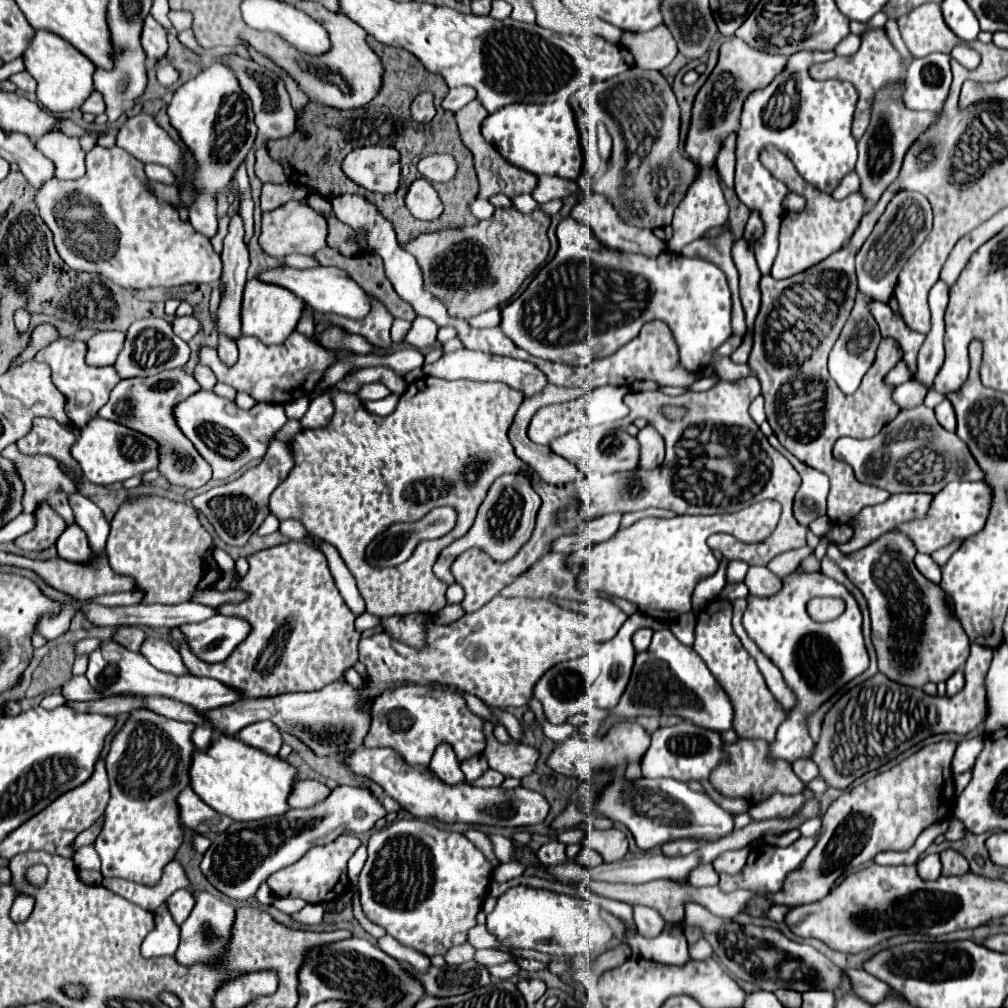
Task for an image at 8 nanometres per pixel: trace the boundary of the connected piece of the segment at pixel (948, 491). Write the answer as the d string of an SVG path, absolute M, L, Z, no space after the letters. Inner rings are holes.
M954 481L954 483L948 483L934 497L930 513L928 513L926 519L914 519L914 521L898 525L896 529L908 533L908 537L914 541L918 553L928 553L930 555L936 549L948 545L950 541L954 541L958 537L966 539L966 537L978 533L986 523L990 505L992 505L992 487L988 487L988 483L984 483L984 481L976 481L976 483Z

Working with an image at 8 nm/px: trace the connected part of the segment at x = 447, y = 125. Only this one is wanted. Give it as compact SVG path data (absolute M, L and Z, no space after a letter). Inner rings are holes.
M370 35L366 37L366 43L372 45L372 51L380 57L382 67L384 67L384 79L382 79L382 87L380 87L376 99L372 99L372 103L368 103L364 107L344 109L344 111L320 105L320 103L308 103L302 109L302 115L296 119L296 129L292 135L266 143L268 155L272 159L280 161L286 177L292 183L302 183L306 187L312 187L316 193L324 195L326 199L334 199L338 195L352 193L352 195L362 195L370 203L376 203L378 211L392 223L398 243L412 241L414 237L418 237L424 231L440 231L446 227L462 227L468 223L476 223L478 219L472 217L472 213L468 209L468 203L478 195L478 177L476 177L476 171L472 165L472 153L460 141L454 113L448 113L440 107L440 101L448 93L448 85L444 83L444 79L440 75L426 71L426 67L410 51L404 51L400 47L396 49L396 47L382 45L376 39L372 39ZM424 91L430 91L434 95L434 105L436 105L436 117L428 125L416 123L410 117L410 103L414 101L416 95L420 95ZM364 145L388 145L388 147L394 147L400 151L402 179L400 179L400 187L396 193L392 193L392 195L376 193L374 195L344 177L344 173L340 169L344 155L348 155L354 147L364 147ZM432 153L452 155L458 163L458 171L452 181L448 181L444 185L434 183L434 189L438 191L438 197L444 205L444 213L440 215L440 219L420 221L420 219L412 217L410 211L406 209L404 195L408 189L408 179L420 179L420 173L416 171L416 163L422 157L432 155Z

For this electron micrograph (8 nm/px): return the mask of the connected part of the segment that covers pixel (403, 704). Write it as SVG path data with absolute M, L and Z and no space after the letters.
M398 687L394 691L386 691L380 697L376 697L376 703L371 706L371 715L372 723L368 735L364 739L364 747L368 747L368 749L390 747L412 767L428 769L436 747L442 743L448 743L450 747L454 747L458 761L480 755L486 749L484 721L468 709L464 697L456 691L432 691L428 687Z

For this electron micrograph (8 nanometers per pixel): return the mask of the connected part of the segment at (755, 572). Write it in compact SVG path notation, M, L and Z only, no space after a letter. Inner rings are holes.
M750 567L744 583L750 589L750 593L758 595L758 597L770 597L770 595L778 593L782 587L782 579L776 577L766 567Z

